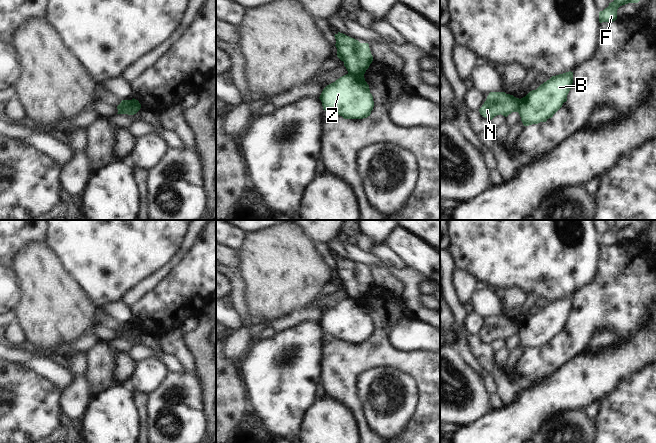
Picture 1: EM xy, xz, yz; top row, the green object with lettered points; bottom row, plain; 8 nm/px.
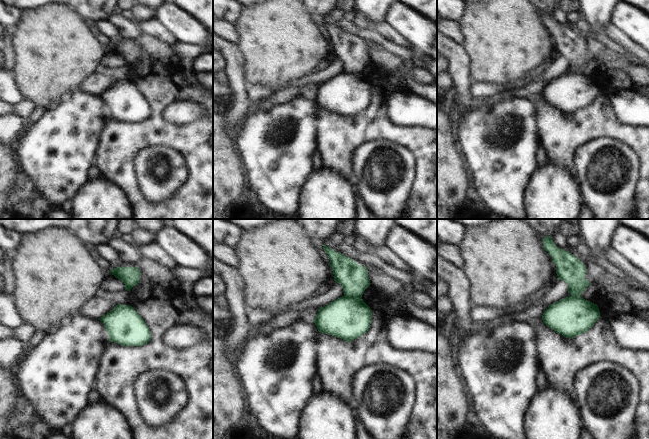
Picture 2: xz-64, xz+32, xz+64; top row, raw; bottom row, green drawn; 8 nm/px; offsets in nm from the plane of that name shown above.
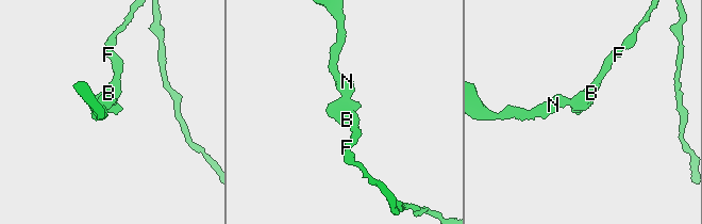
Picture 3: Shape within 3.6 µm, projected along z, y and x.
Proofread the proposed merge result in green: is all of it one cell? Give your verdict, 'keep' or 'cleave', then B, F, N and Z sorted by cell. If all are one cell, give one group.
cleave; groups B F Z / N

